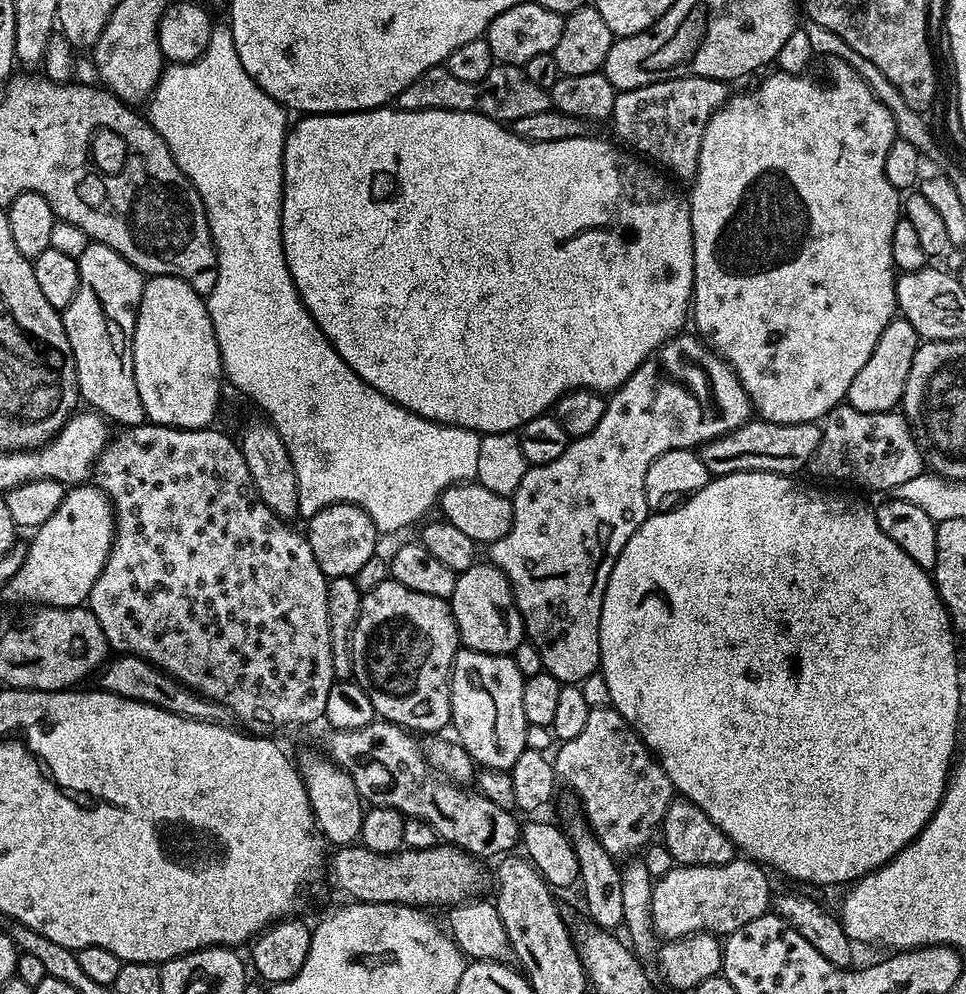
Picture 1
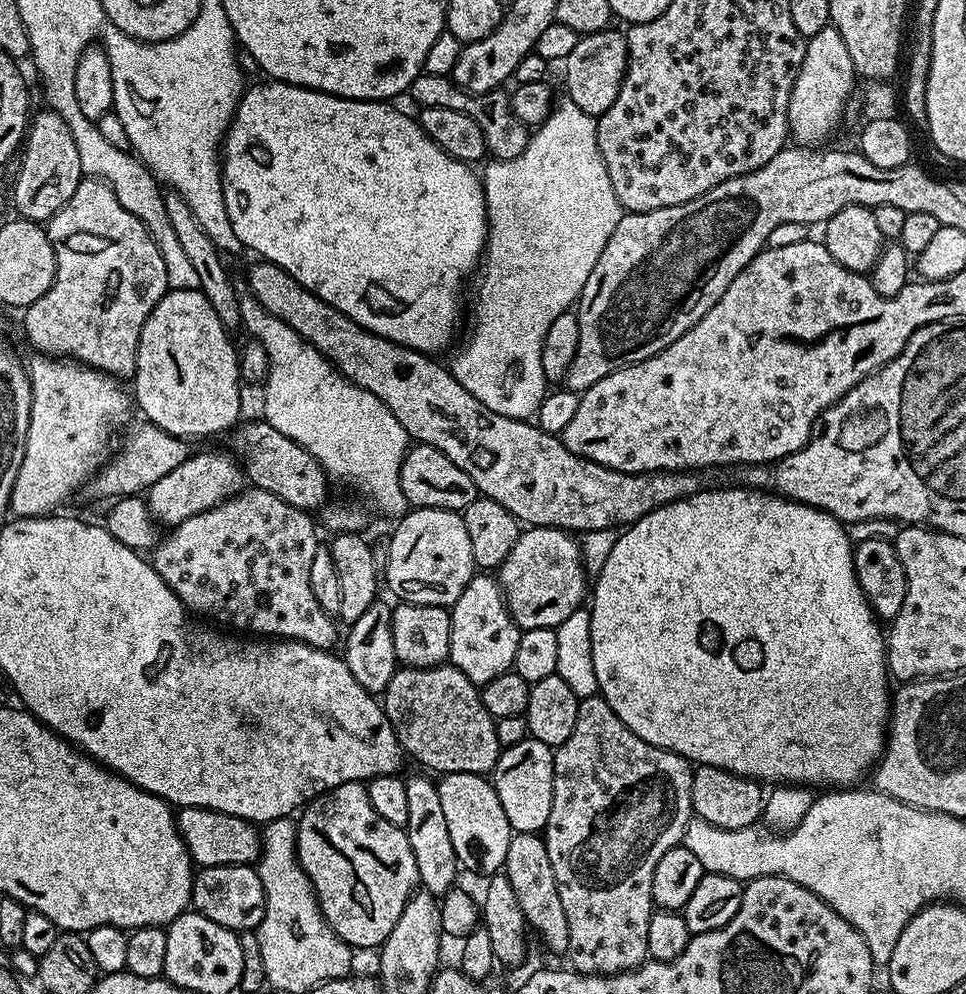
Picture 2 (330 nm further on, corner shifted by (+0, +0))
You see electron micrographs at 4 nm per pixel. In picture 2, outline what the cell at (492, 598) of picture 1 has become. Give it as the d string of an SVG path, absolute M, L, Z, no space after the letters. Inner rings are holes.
M528 526L521 531L518 542L514 542L510 554L506 554L506 558L500 564L498 579L504 601L514 622L523 631L556 629L560 623L570 617L570 614L574 614L585 603L586 593L590 588L590 576L588 580L587 574L584 573L584 556L580 553L580 544L576 540L579 539L573 533L565 532L562 528Z

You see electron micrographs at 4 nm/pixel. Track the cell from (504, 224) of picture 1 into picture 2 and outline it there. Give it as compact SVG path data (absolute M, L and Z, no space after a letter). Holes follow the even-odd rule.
M264 82L268 84L256 84L247 89L241 96L236 112L232 115L232 123L229 124L227 132L224 133L224 143L222 145L222 163L220 165L220 182L218 191L224 195L224 212L228 215L228 224L232 227L232 232L249 248L252 252L257 252L257 257L263 258L267 263L276 264L282 270L286 270L286 274L290 274L301 284L306 290L310 290L318 298L322 298L322 302L326 302L330 306L334 306L334 310L338 310L342 314L346 314L354 322L358 322L358 326L362 326L366 330L370 330L375 336L386 338L390 342L400 344L404 348L413 348L425 354L440 354L444 347L452 340L452 335L456 332L456 323L460 320L460 295L464 292L464 279L473 275L474 269L477 267L478 261L481 259L484 251L484 241L488 238L488 211L486 210L486 202L484 201L484 185L481 177L471 172L469 165L462 160L456 160L450 154L446 154L446 150L442 150L431 140L422 130L419 119L407 116L404 112L399 112L393 105L388 102L379 100L347 100L341 96L332 96L329 92L315 92L313 88L303 88L297 84L282 84L279 82Z

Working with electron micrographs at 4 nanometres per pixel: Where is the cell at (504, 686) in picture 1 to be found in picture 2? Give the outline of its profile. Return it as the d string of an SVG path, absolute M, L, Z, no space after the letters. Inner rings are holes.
M476 574L462 590L462 594L450 606L450 646L448 660L470 682L483 686L494 682L498 674L513 671L514 653L518 650L521 628L509 614L500 589L499 579L492 574Z

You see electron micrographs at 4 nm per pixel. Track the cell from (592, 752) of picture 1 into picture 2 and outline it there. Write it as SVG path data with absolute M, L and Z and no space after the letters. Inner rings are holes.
M597 694L581 699L578 718L574 722L574 730L570 733L570 738L566 738L566 742L562 742L554 752L554 802L550 806L550 818L542 833L546 854L550 854L550 866L554 866L554 878L558 882L558 898L562 898L562 910L566 910L566 926L570 926L570 942L566 959L575 971L587 976L613 976L616 972L631 972L633 968L640 967L649 959L646 934L650 931L650 918L654 911L651 883L659 859L683 841L686 826L689 820L693 819L690 798L692 769L693 765L685 756L679 756L677 752L659 748L638 738L638 734L634 734L634 730L630 730L622 722L622 718L614 714L614 710L610 710L603 696Z

